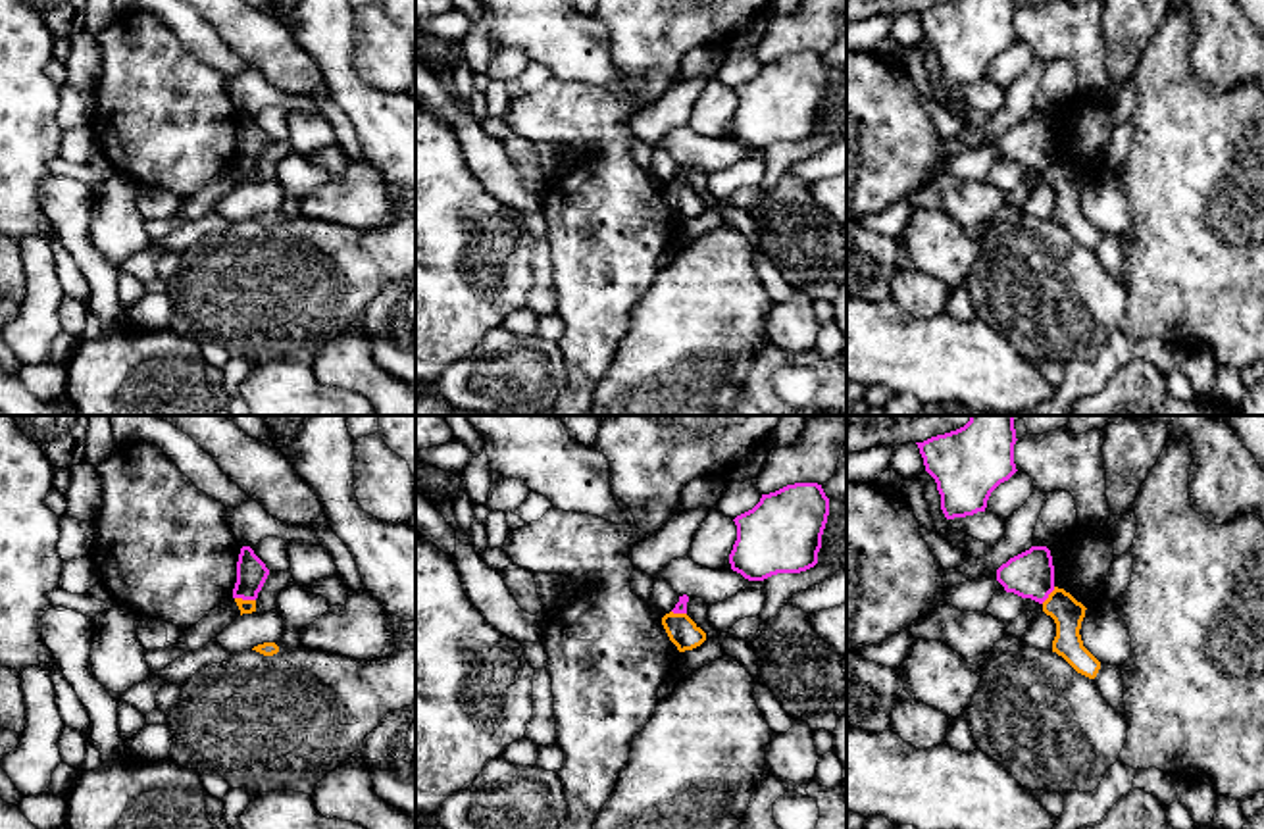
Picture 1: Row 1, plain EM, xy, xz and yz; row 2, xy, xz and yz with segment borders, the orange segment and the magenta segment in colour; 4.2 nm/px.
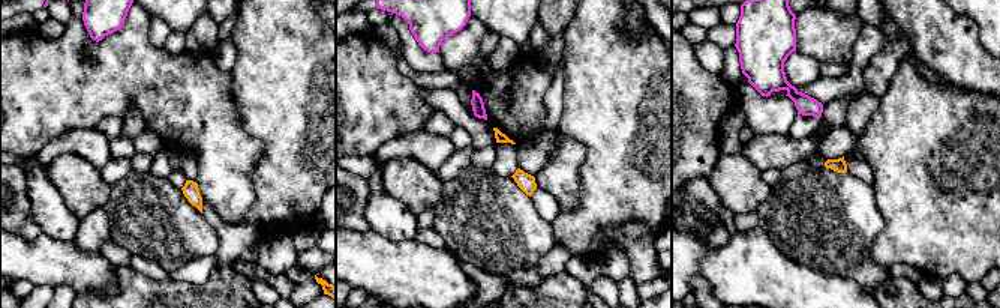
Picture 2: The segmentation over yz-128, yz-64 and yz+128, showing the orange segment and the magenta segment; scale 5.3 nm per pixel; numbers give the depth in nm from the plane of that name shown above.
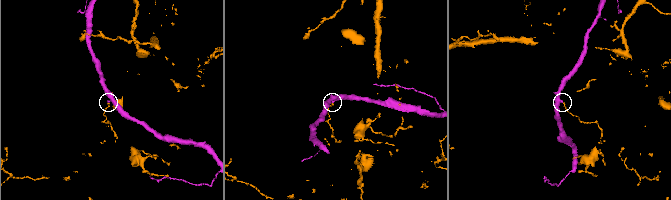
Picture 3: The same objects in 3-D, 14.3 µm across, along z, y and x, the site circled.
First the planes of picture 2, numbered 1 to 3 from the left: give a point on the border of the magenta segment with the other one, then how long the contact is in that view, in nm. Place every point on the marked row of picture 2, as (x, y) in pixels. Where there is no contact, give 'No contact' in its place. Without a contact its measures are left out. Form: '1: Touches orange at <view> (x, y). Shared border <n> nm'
1: No contact
2: No contact
3: No contact

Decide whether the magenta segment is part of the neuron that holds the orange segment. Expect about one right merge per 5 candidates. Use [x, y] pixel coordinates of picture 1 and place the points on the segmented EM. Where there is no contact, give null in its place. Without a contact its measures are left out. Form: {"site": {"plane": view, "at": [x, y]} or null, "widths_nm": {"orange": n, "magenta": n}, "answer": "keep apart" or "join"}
{"site": {"plane": "xy", "at": [245, 601]}, "widths_nm": {"orange": 60, "magenta": 130}, "answer": "keep apart"}

